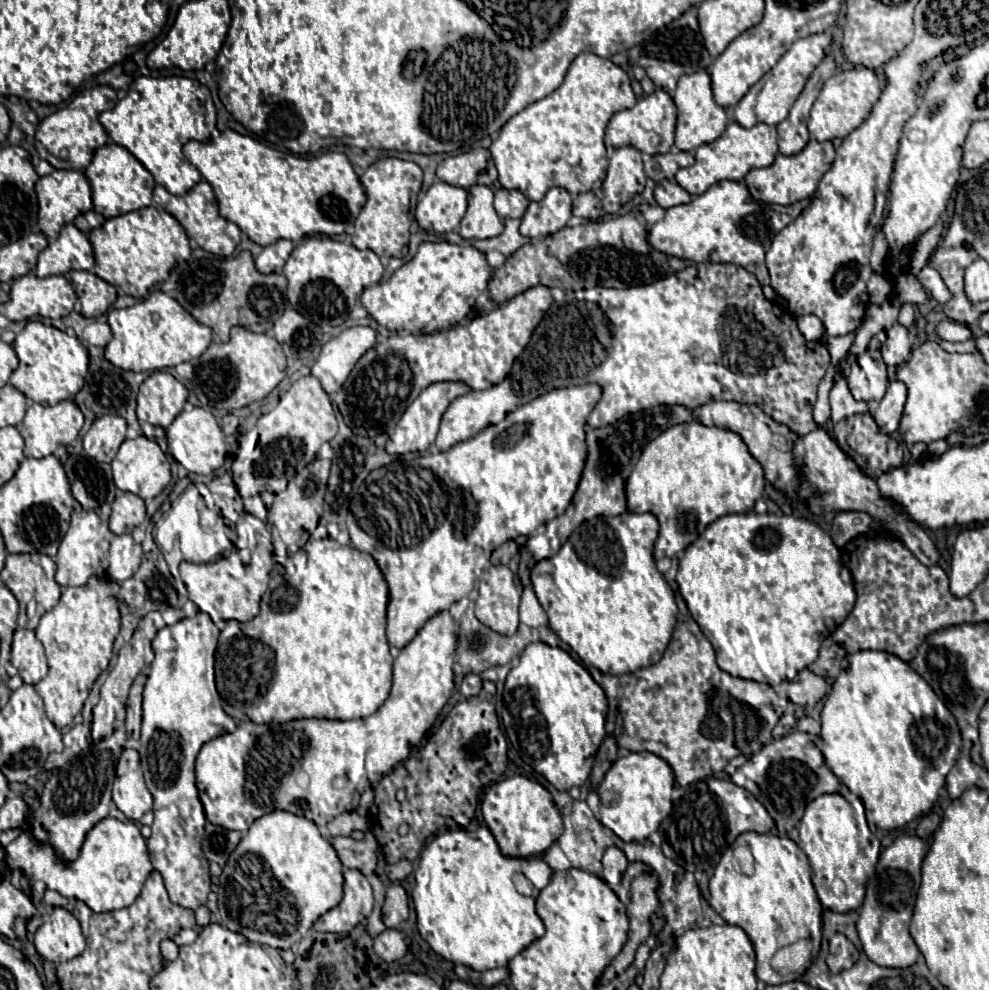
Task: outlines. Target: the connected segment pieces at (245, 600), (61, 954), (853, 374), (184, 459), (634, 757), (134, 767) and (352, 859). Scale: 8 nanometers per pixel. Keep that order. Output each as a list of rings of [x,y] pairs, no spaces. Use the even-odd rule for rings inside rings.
[[[254,532],[254,536],[256,536],[252,540],[254,544],[250,544],[250,540],[242,540],[236,544],[236,548],[240,550],[240,564],[232,564],[230,558],[222,558],[218,562],[208,562],[208,564],[192,564],[192,562],[180,564],[180,576],[188,588],[188,596],[194,604],[198,604],[200,610],[208,610],[208,606],[214,606],[220,612],[222,620],[238,620],[238,622],[248,622],[259,613],[260,601],[262,594],[268,588],[274,560],[268,538],[266,542],[260,542],[258,532]],[[244,568],[246,568],[246,578],[244,578]]]
[[[54,908],[50,918],[38,928],[34,946],[44,960],[60,964],[82,954],[86,940],[80,922],[66,908]]]
[[[868,349],[857,356],[846,380],[856,400],[882,400],[888,388],[888,376],[880,351]],[[862,379],[868,379],[868,384],[860,384]]]
[[[192,408],[184,410],[176,416],[176,420],[166,430],[168,438],[168,452],[180,462],[186,470],[194,474],[212,474],[224,464],[226,458],[226,444],[224,444],[224,432],[216,424],[216,418],[206,412],[204,408]]]
[[[628,752],[612,764],[604,780],[598,784],[598,820],[624,842],[644,842],[652,832],[658,830],[660,822],[672,810],[672,788],[674,774],[666,760],[652,752]]]
[[[126,748],[118,760],[112,798],[116,808],[130,820],[140,820],[152,810],[152,794],[144,784],[138,752],[132,748]]]
[[[368,832],[364,840],[336,836],[336,838],[332,838],[332,846],[334,846],[340,862],[346,868],[356,868],[364,876],[372,874],[376,870],[376,866],[378,866],[376,858],[378,858],[380,846],[378,846],[376,838],[372,836],[372,832]]]

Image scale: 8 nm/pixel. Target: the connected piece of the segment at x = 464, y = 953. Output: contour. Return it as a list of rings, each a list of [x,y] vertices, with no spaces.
[[[482,825],[474,832],[468,832],[465,828],[449,828],[439,832],[434,836],[434,840],[427,844],[420,855],[418,870],[414,872],[415,885],[412,890],[412,902],[417,916],[417,929],[420,936],[430,944],[430,948],[440,954],[442,958],[454,962],[454,964],[464,964],[476,972],[484,972],[496,966],[506,966],[518,952],[522,952],[528,944],[532,944],[536,938],[544,934],[544,924],[540,916],[536,913],[536,899],[540,892],[534,892],[534,884],[520,872],[520,860],[518,858],[506,858],[502,856],[498,844],[487,826]]]

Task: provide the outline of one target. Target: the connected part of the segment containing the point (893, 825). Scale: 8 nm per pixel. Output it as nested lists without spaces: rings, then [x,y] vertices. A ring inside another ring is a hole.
[[[860,650],[842,660],[842,672],[822,708],[822,740],[828,768],[864,802],[868,826],[874,824],[882,830],[896,830],[926,816],[962,750],[956,718],[928,682],[898,656],[874,650]]]

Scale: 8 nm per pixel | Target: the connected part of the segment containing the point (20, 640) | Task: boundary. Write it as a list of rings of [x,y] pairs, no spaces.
[[[18,628],[12,642],[12,664],[18,668],[26,684],[38,684],[48,674],[48,664],[44,656],[42,642],[34,636],[32,630]]]

